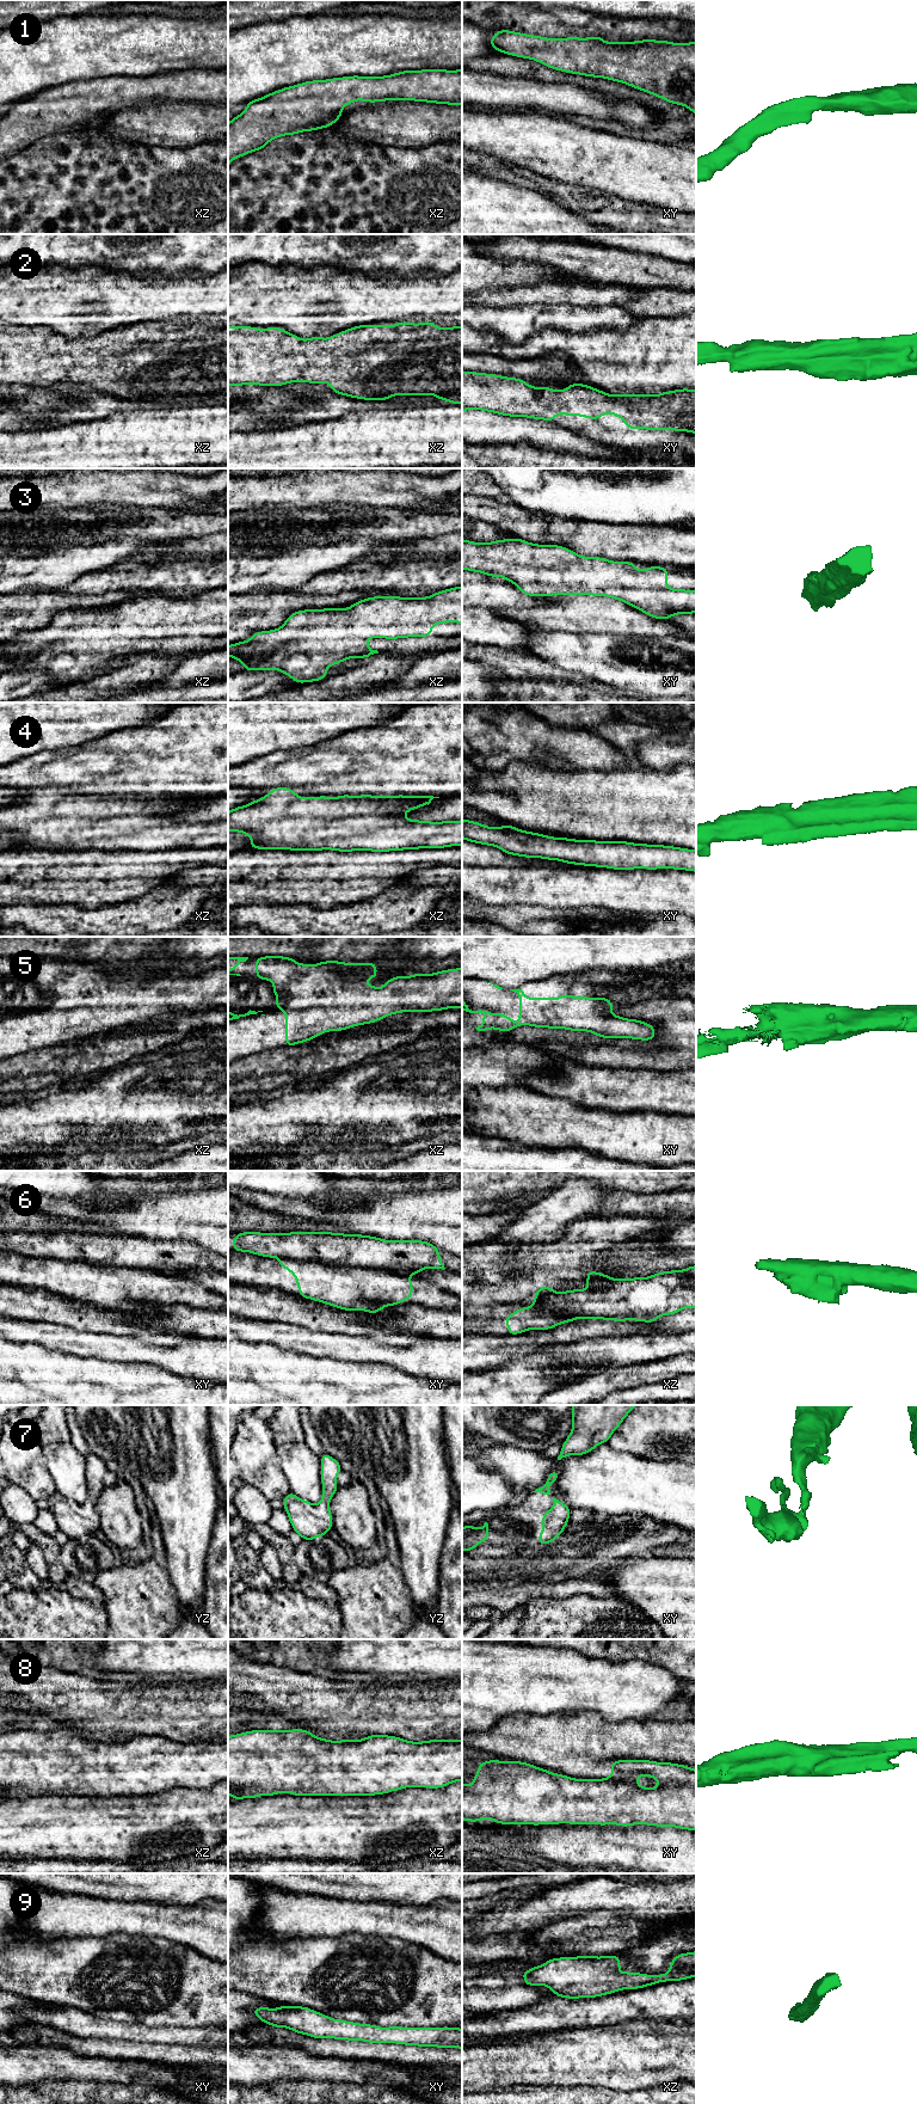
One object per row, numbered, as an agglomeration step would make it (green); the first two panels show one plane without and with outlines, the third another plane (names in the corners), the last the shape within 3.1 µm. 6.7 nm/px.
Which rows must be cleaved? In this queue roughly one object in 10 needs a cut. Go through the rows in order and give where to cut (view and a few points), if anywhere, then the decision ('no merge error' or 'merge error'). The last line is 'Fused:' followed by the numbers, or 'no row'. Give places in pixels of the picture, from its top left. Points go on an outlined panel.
1: no cut | no merge error
2: no cut | no merge error
3: no cut | no merge error
4: no cut | no merge error
5: no cut | no merge error
6: xy (281, 1257), (348, 1267), (381, 1268), (406, 1275) | merge error
7: no cut | no merge error
8: no cut | no merge error
9: no cut | no merge error
Fused: 6

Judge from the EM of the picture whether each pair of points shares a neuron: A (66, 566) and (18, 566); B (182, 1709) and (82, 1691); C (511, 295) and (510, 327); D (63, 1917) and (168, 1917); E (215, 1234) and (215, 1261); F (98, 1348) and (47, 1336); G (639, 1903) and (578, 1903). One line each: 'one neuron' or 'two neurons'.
A: one neuron
B: one neuron
C: two neurons
D: one neuron
E: two neurons
F: one neuron
G: one neuron

